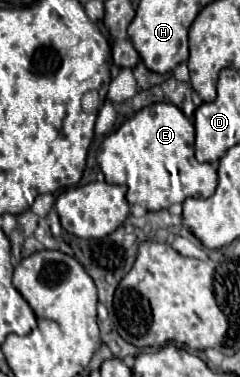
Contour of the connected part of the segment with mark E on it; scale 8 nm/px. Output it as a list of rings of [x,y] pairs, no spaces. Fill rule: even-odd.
[[[158,102],[152,106],[142,108],[136,112],[130,120],[126,120],[120,128],[110,132],[102,148],[98,152],[98,164],[108,184],[124,184],[128,186],[128,202],[140,204],[146,210],[162,210],[170,208],[176,202],[184,202],[186,198],[208,198],[214,194],[214,188],[218,184],[218,174],[208,162],[198,162],[194,158],[194,124],[184,116],[184,112],[170,104],[170,102]]]

